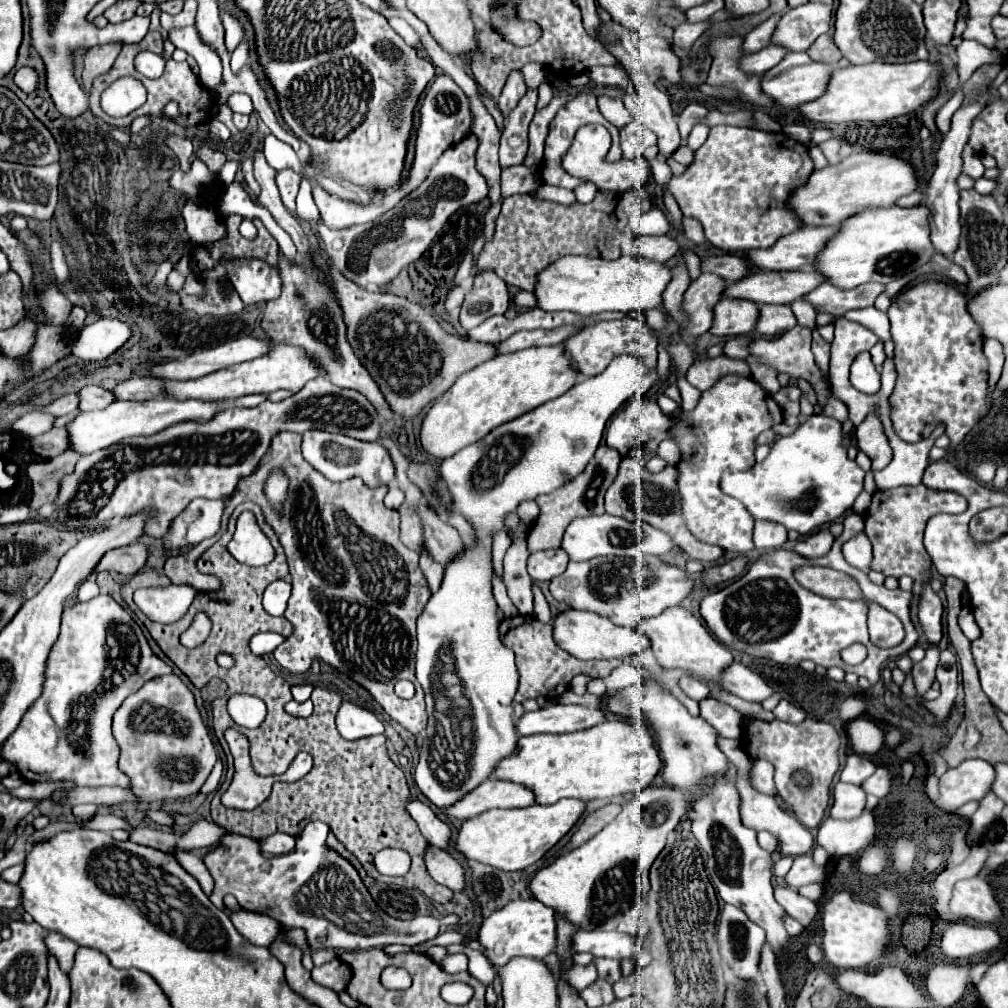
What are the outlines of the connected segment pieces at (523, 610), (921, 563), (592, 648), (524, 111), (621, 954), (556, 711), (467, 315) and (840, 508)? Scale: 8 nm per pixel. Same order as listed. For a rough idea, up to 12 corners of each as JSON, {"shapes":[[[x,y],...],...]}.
{"shapes":[[[526,536],[504,558],[504,582],[520,616],[532,616]],[[924,484],[878,490],[866,512],[872,570],[922,591],[930,516],[966,498]],[[584,610],[554,620],[554,640],[580,660],[650,648],[638,628]],[[536,90],[504,122],[500,168],[524,164]],[[584,932],[574,952],[600,958],[652,962],[650,948],[624,932]],[[550,704],[526,712],[516,728],[566,734],[606,720],[602,708]],[[494,272],[476,276],[460,324],[472,330],[506,312],[510,292]],[[812,414],[722,480],[754,520],[802,536],[864,488],[842,424]]]}

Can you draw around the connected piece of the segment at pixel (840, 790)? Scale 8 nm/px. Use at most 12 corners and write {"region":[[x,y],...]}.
{"region":[[834,786],[832,818],[854,820],[866,806],[860,786]]}

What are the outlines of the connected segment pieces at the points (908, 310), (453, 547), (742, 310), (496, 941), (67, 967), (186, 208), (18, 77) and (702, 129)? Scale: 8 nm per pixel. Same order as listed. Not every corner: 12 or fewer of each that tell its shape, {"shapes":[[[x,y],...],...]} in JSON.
{"shapes":[[[918,282],[888,308],[890,418],[906,442],[984,410],[988,362],[966,296]],[[420,506],[426,550],[448,566],[466,548],[432,508]],[[722,298],[714,308],[714,336],[754,332],[760,306]],[[512,900],[484,918],[488,960],[544,960],[556,948],[554,912]],[[48,932],[46,946],[70,972],[78,944]],[[196,202],[182,206],[192,242],[216,242],[226,225],[210,208]],[[30,66],[14,74],[16,86],[30,94],[38,88],[38,72]],[[706,124],[694,126],[688,136],[688,146],[692,150],[704,144],[708,138]]]}

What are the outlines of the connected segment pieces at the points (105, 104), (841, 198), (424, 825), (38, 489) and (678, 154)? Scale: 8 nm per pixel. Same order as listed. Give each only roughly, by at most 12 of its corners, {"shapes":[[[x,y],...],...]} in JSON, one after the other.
{"shapes":[[[136,78],[110,84],[100,104],[111,117],[124,117],[146,102]],[[858,150],[814,170],[788,206],[838,226],[918,190],[900,156]],[[408,802],[408,812],[432,846],[448,850],[452,830],[430,806]],[[76,450],[32,462],[30,508],[54,502],[60,480],[72,472],[82,454]],[[684,142],[676,152],[672,152],[674,160],[682,166],[692,162],[692,150]]]}

